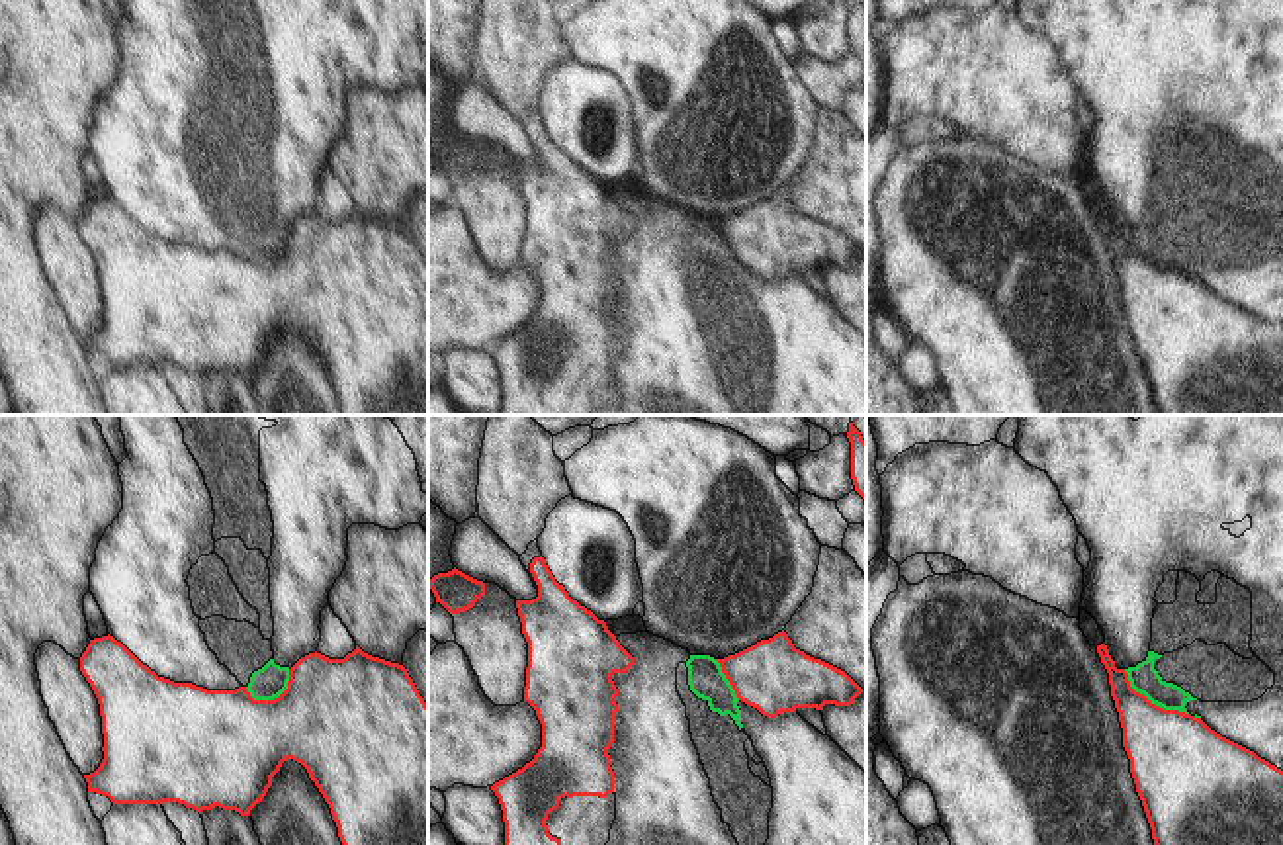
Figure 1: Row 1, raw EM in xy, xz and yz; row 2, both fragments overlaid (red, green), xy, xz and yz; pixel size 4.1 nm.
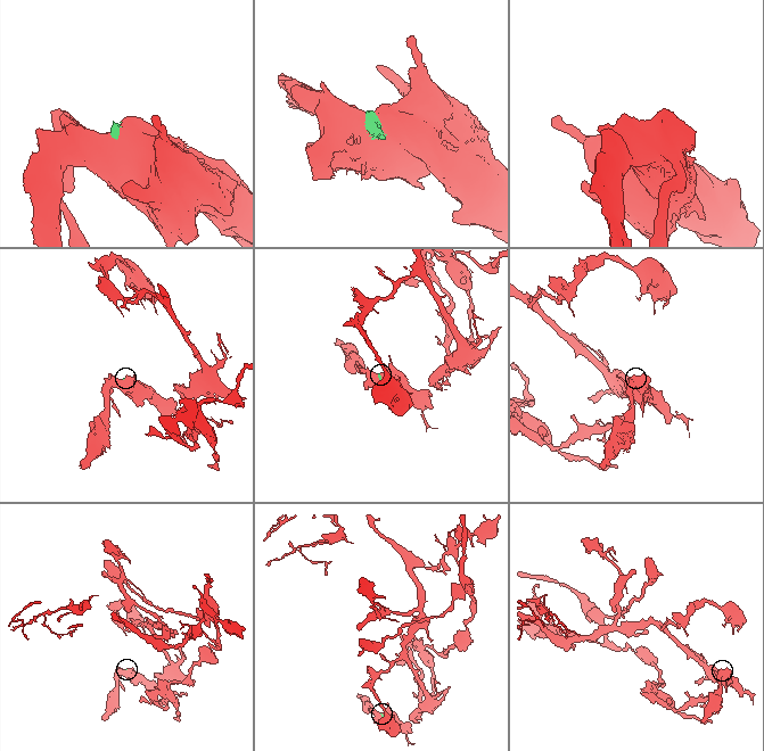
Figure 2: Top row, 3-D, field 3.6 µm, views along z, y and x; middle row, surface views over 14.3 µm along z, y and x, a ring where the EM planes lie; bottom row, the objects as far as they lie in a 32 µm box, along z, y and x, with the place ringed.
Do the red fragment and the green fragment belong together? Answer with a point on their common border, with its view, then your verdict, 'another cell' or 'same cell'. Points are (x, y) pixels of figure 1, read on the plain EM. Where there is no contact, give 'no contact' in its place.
meets red in yz at (1150, 265); another cell

